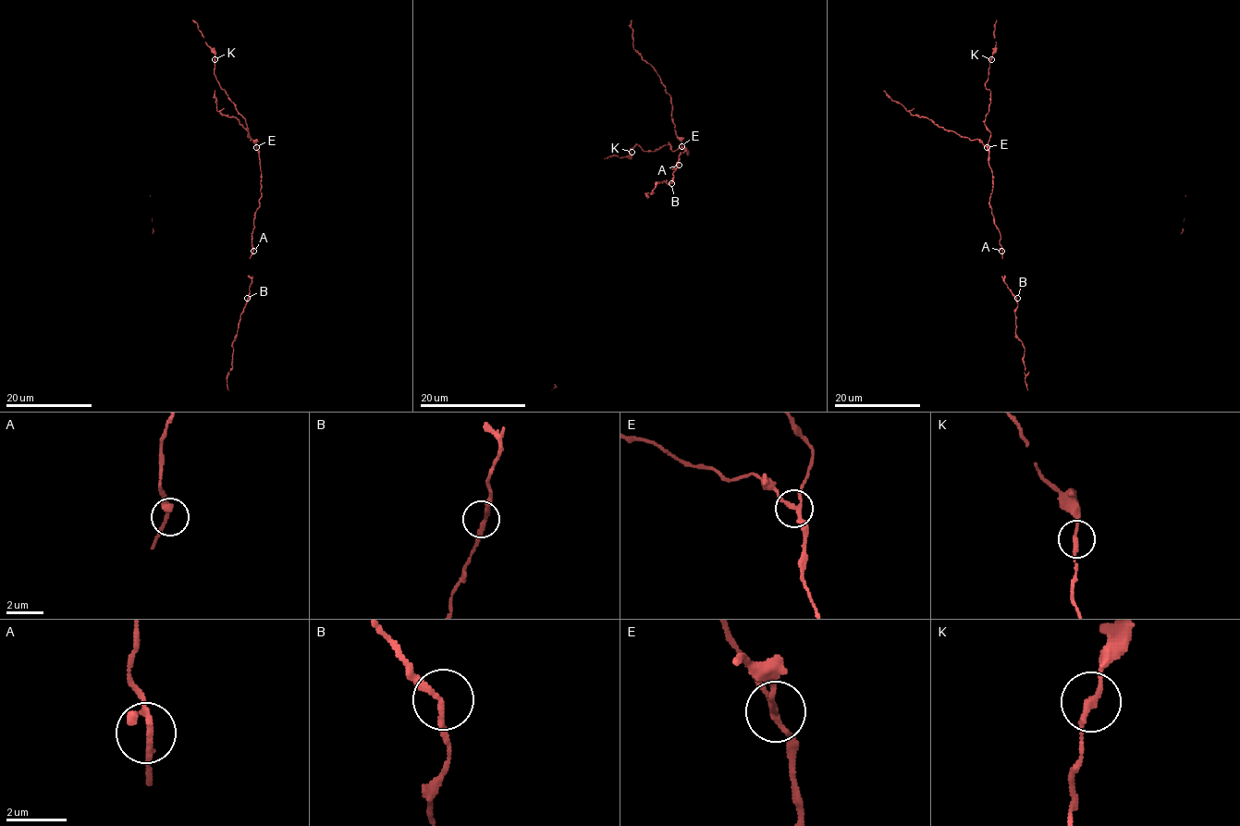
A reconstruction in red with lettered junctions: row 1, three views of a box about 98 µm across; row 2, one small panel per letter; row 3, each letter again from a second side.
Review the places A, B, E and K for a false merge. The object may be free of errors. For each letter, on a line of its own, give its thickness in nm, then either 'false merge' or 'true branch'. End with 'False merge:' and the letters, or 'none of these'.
A: 160 nm thick; true branch
B: 220 nm thick; true branch
E: 190 nm thick; false merge
K: 200 nm thick; true branch
False merge: E

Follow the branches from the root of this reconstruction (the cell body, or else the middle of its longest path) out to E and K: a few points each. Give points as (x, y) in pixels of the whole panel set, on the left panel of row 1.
E: (251, 242), (255, 212), (262, 196), (259, 151), (256, 146)
K: (251, 242), (255, 212), (262, 196), (259, 151), (250, 136), (244, 117), (216, 79), (214, 59)

